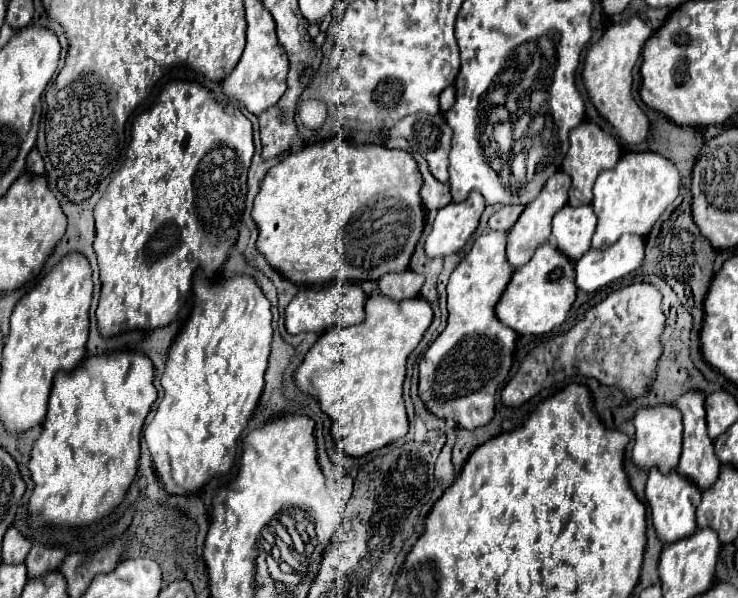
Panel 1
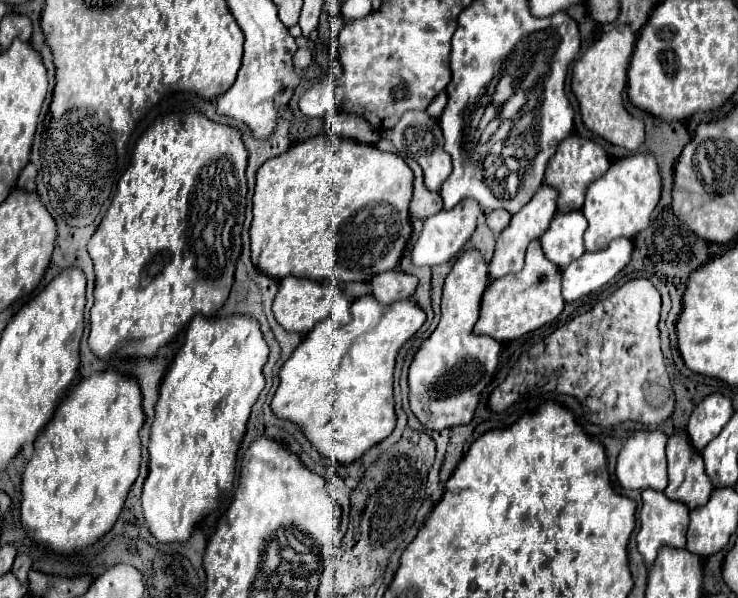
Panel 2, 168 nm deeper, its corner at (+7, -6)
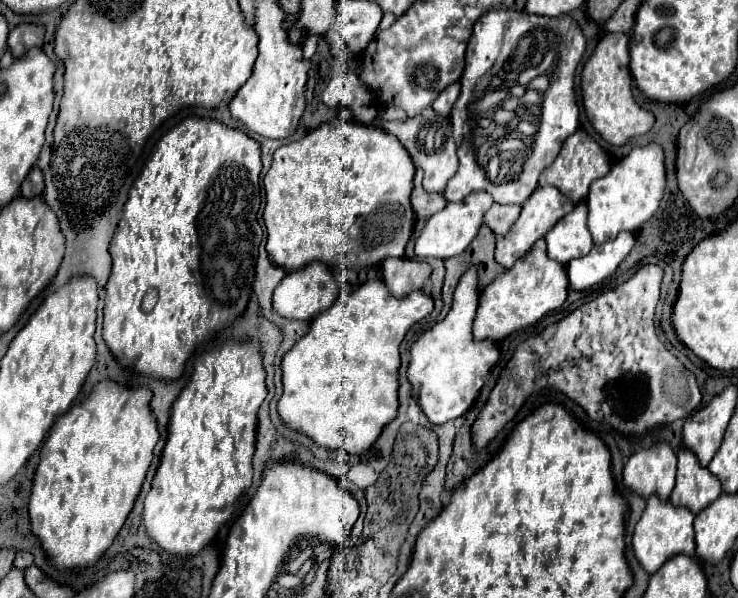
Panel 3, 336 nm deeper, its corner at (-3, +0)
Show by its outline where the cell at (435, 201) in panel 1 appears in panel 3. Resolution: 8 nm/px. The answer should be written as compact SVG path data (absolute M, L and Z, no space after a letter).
M417 167L417 173L415 173L415 189L411 193L411 205L413 205L415 213L417 213L417 217L429 219L437 211L441 211L447 205L447 201L445 201L443 193L427 193L421 187L421 179L423 179L423 169Z

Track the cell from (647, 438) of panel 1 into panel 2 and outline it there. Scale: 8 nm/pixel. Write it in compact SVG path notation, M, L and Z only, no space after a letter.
M637 431L623 445L617 459L617 481L623 489L655 489L667 487L665 461L667 435L663 431Z

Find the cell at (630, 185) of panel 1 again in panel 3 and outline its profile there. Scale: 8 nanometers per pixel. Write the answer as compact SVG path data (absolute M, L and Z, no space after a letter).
M647 143L643 147L635 147L625 159L615 163L605 177L591 183L585 203L589 207L587 227L593 235L595 245L615 239L621 231L635 233L655 215L665 191L663 159L663 149L657 143Z

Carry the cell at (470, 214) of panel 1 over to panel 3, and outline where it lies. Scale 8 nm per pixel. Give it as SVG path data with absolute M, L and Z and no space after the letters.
M475 191L459 203L447 203L443 211L435 213L425 223L419 239L415 241L415 255L417 257L439 257L439 259L449 259L449 257L461 255L469 247L469 243L475 239L475 235L479 233L483 215L487 213L487 209L491 205L493 205L493 199L485 191Z

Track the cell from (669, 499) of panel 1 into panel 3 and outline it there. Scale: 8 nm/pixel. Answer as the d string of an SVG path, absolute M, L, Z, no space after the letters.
M651 495L647 499L647 509L633 533L633 551L639 563L643 565L643 569L649 573L655 573L671 555L677 555L677 553L695 555L693 521L695 521L695 513L691 513L687 507L675 507L669 501L663 501L657 495Z

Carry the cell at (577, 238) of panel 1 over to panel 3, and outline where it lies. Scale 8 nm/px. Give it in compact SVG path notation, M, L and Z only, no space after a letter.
M579 203L545 235L549 257L567 265L571 259L583 257L593 249L593 239L587 229L587 205Z

